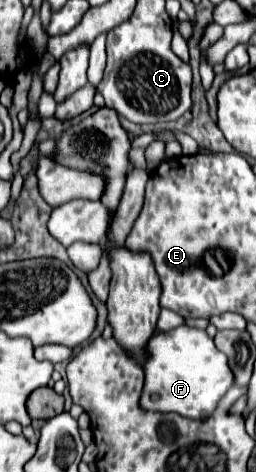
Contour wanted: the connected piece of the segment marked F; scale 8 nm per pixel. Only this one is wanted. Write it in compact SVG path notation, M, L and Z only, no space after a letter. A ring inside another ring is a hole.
M178 326L168 332L154 334L148 342L148 360L144 364L144 390L140 404L146 410L176 412L184 418L206 420L216 410L222 394L234 386L234 374L226 354L218 352L212 338L198 328Z

